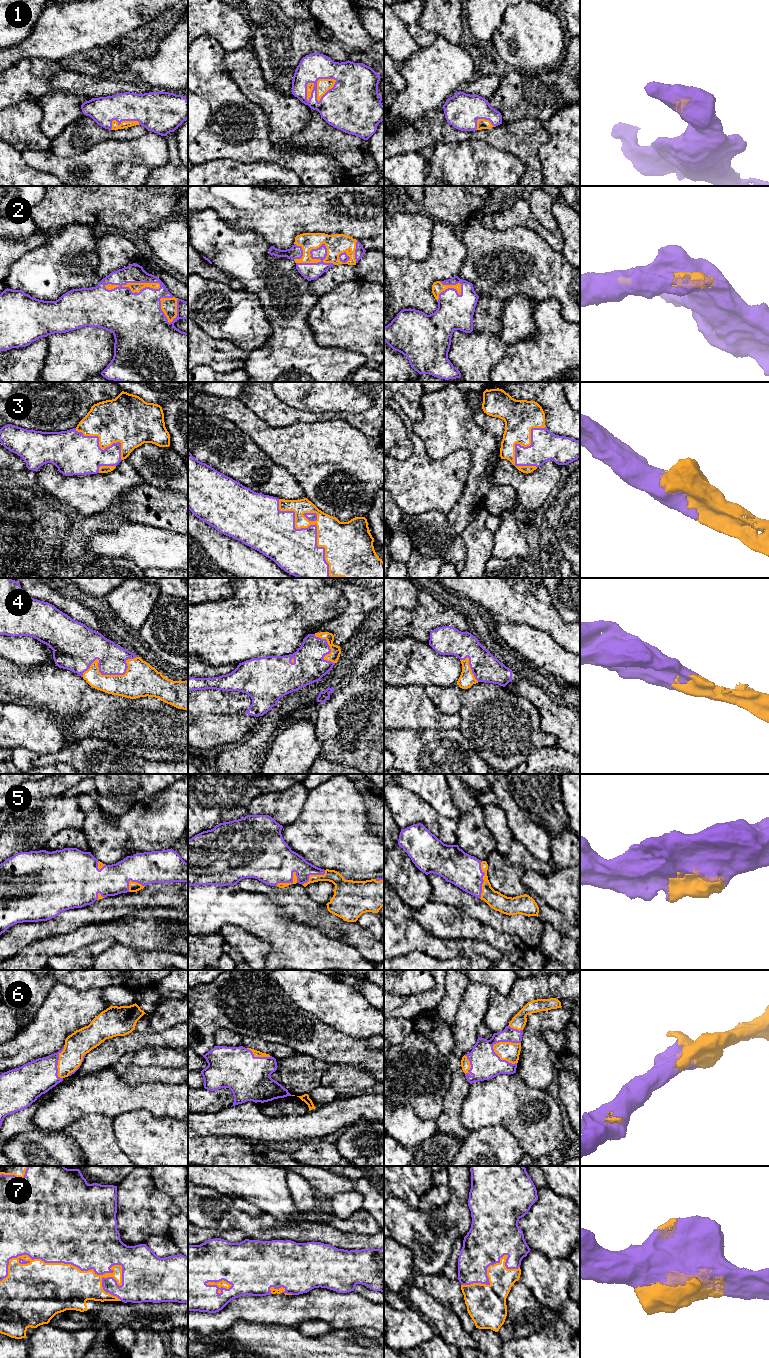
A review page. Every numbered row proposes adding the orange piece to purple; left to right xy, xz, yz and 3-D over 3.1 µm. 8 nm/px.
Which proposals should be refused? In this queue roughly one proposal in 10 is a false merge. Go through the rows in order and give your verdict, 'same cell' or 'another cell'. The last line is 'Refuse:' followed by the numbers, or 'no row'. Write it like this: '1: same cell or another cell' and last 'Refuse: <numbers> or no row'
1: same cell
2: same cell
3: same cell
4: same cell
5: same cell
6: same cell
7: same cell
Refuse: no row

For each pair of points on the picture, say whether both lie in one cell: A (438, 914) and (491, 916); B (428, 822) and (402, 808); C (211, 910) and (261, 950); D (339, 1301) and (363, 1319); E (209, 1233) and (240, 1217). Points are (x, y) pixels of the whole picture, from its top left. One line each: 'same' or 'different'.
A: different
B: same
C: different
D: same
E: different

